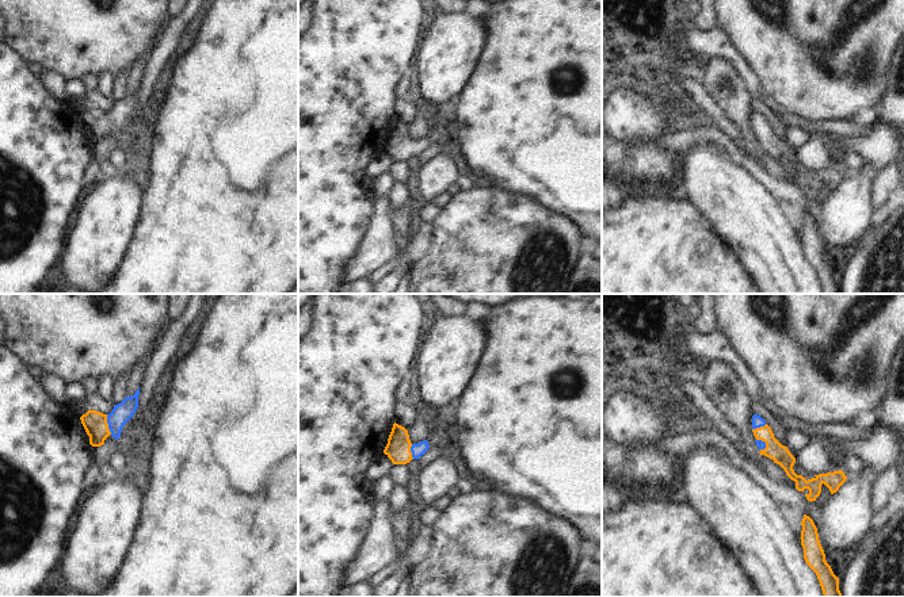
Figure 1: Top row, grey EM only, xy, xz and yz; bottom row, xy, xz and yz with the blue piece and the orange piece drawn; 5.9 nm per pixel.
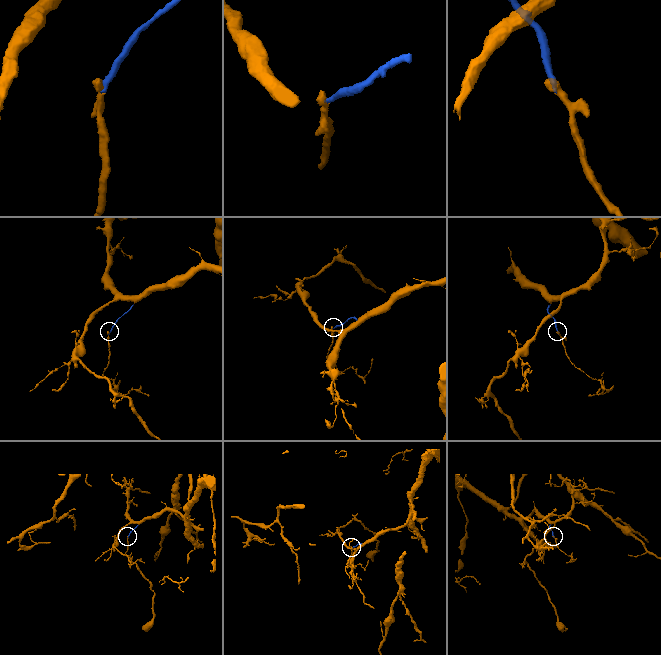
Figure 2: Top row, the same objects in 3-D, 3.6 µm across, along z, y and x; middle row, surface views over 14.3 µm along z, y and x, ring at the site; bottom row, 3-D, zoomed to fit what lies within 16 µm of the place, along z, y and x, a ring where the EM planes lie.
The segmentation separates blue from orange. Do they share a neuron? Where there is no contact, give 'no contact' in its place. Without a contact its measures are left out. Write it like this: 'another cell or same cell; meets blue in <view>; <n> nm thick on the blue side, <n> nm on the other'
same cell; meets blue in xy; 120 nm thick on the blue side, 140 nm on the other

